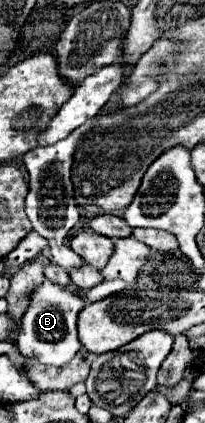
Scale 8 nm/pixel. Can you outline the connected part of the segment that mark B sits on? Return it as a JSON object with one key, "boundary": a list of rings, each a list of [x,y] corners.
{"boundary":[[[43,280],[37,288],[33,288],[29,296],[29,306],[21,318],[21,328],[17,336],[19,352],[25,358],[35,358],[51,366],[67,364],[81,348],[81,342],[77,338],[77,316],[83,310],[83,306],[85,300],[81,296],[51,280]]]}

